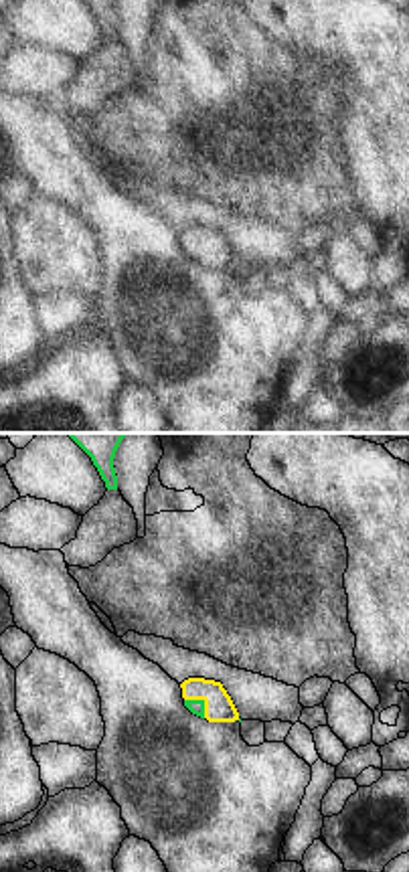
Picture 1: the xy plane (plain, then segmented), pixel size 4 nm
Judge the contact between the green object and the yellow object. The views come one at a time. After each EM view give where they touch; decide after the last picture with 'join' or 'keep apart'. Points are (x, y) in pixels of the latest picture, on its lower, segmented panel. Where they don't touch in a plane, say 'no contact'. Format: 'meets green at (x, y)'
meets green at (201, 701)

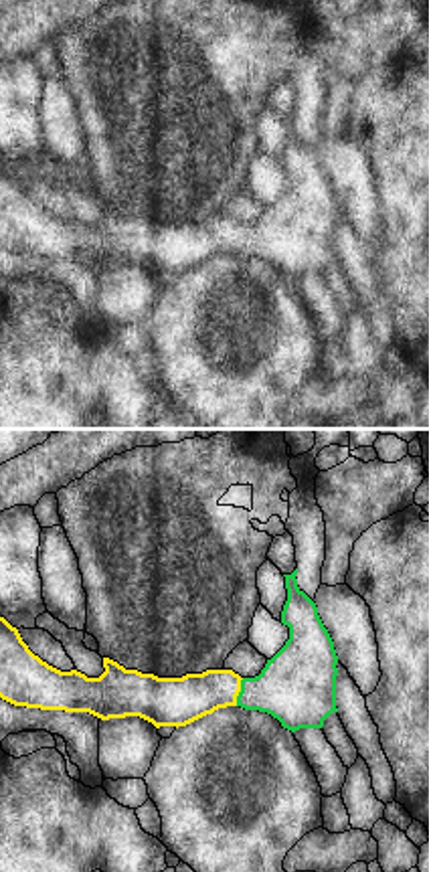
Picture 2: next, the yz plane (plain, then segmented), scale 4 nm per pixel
meets green at (239, 692)

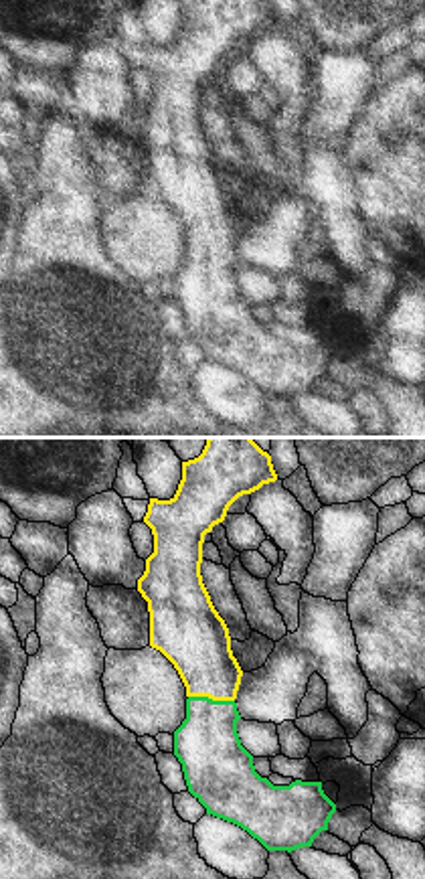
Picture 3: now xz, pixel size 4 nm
meets green at (211, 699)

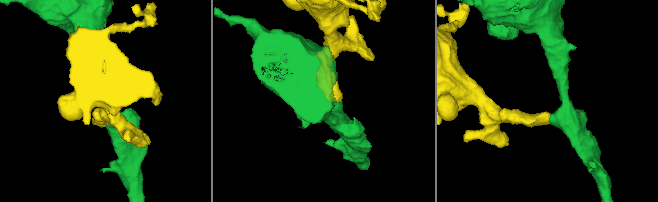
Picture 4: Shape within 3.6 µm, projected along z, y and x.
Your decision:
join

